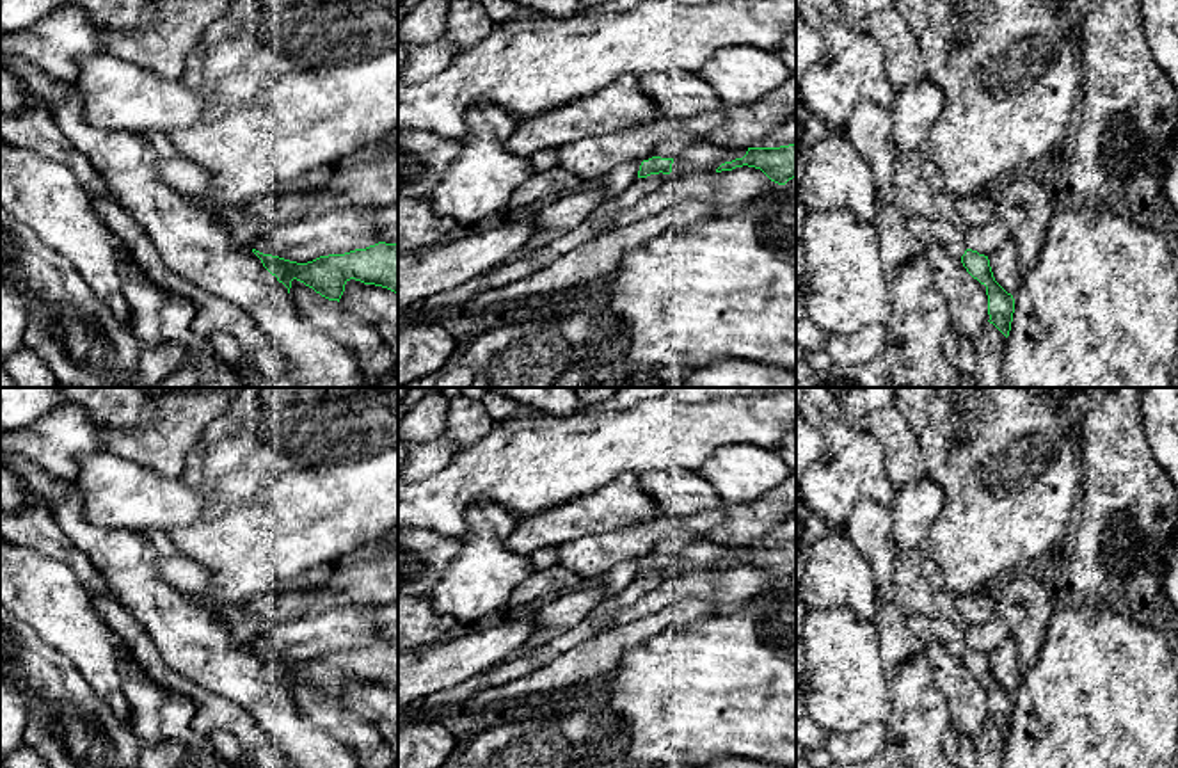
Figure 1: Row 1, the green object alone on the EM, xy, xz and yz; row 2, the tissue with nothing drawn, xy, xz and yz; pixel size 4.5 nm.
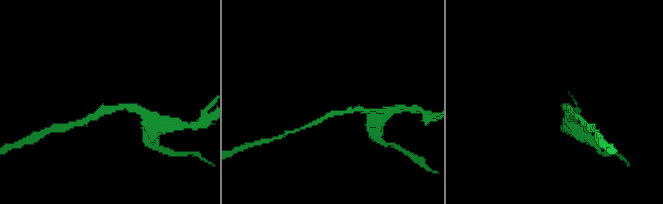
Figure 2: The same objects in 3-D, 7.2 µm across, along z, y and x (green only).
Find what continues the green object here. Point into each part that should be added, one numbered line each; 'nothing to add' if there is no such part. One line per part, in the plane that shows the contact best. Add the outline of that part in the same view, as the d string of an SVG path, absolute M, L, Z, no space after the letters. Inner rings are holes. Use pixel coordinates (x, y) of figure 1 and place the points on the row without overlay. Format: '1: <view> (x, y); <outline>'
nothing to add

